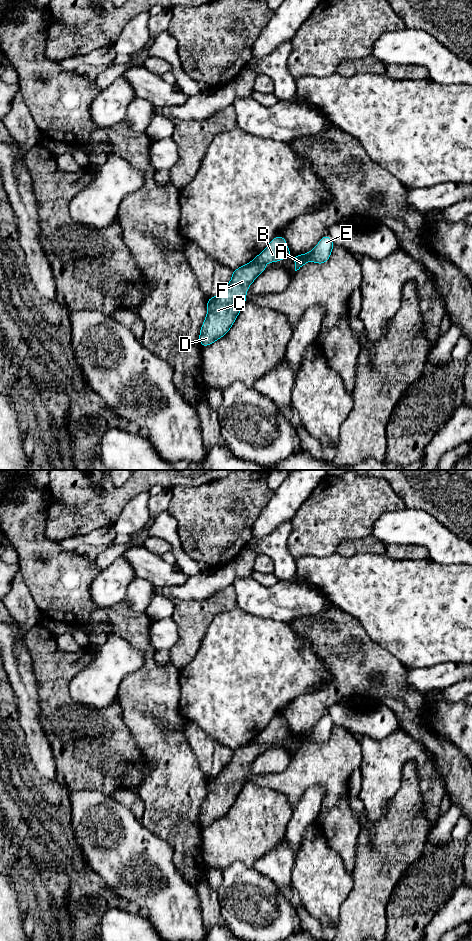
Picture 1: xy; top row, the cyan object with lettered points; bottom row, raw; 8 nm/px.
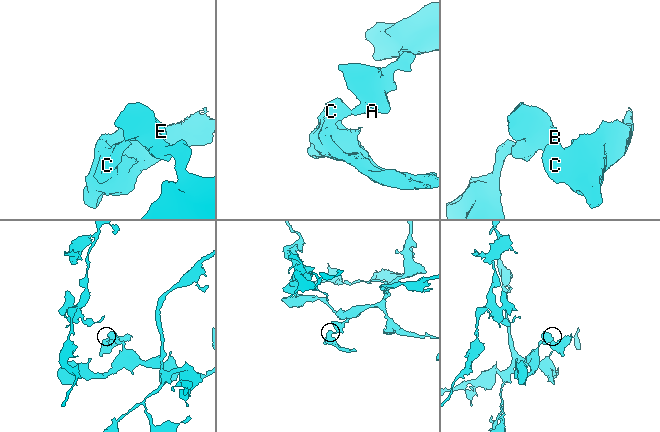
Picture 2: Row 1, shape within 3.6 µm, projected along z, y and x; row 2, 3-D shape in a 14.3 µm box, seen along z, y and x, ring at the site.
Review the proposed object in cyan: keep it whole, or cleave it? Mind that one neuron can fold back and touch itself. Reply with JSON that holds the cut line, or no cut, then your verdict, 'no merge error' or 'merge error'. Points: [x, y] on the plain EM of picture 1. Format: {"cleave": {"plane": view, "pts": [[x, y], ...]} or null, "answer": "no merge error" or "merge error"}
{"cleave": {"plane": "xy", "pts": [[255, 738], [263, 744]]}, "answer": "merge error"}

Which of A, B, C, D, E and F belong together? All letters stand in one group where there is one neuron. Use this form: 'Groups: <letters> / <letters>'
Groups: A B E / C D F

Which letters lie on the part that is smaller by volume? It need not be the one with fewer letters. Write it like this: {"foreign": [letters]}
{"foreign": ["C", "D", "F"]}

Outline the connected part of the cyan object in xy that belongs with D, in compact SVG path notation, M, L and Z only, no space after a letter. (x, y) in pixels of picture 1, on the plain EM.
M256 739L233 750L230 762L216 776L207 779L207 794L199 813L202 827L209 826L228 813L255 759L266 750Z

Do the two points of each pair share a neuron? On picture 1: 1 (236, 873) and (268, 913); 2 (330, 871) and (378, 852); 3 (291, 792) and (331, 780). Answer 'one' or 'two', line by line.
1: one
2: two
3: one

